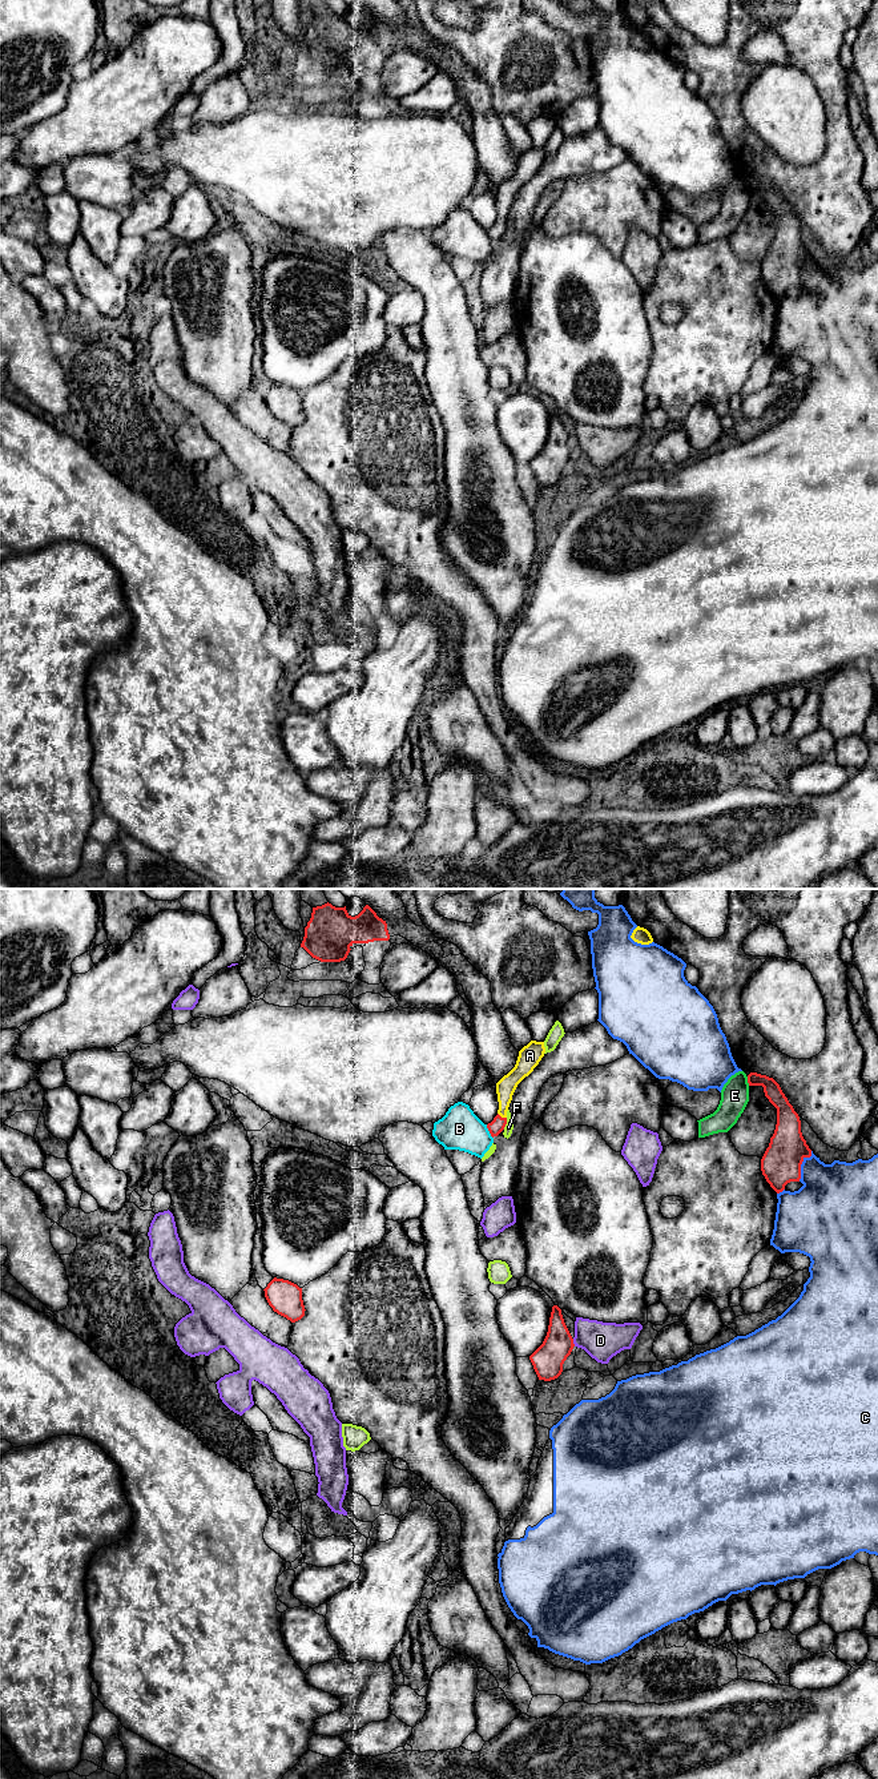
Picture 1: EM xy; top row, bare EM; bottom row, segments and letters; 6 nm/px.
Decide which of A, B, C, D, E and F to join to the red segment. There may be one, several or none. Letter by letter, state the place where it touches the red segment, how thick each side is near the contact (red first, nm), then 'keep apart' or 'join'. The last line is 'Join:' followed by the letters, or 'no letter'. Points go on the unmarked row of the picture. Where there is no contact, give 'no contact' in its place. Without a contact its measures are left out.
A: xy (500, 222) | 90/120 nm | join
B: xy (488, 236) | 90/240 nm | keep apart
C: xy (801, 269) | 240/340 nm | keep apart
D: xy (572, 449) | 190/220 nm | keep apart
E: xy (748, 186) | 100/180 nm | keep apart
F: xy (506, 229) | 90/50 nm | keep apart
Join: A

